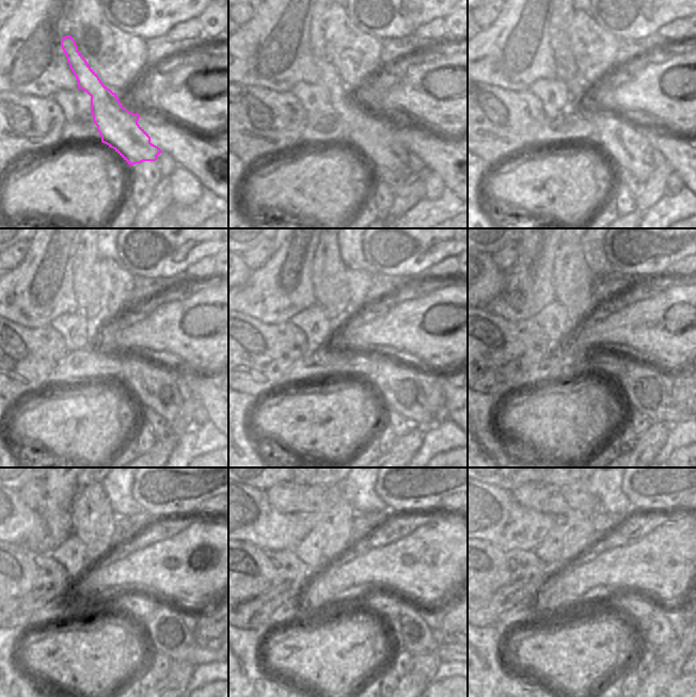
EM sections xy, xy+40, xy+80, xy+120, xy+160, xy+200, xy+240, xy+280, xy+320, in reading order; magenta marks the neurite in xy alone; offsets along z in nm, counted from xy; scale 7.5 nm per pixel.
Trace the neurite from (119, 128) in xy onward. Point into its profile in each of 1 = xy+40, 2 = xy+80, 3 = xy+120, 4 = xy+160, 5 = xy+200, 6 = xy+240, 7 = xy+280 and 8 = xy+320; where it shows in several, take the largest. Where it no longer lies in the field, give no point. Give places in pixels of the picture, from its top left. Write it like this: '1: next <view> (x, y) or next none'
1: next xy+40 (374, 137)
2: next xy+80 (626, 144)
3: next xy+120 (154, 385)
4: next xy+160 (398, 386)
5: next xy+200 (642, 386)
6: next xy+240 (167, 633)
7: next xy+280 (411, 633)
8: next xy+320 (655, 629)

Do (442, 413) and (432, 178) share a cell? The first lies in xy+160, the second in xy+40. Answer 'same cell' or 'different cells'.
same cell

